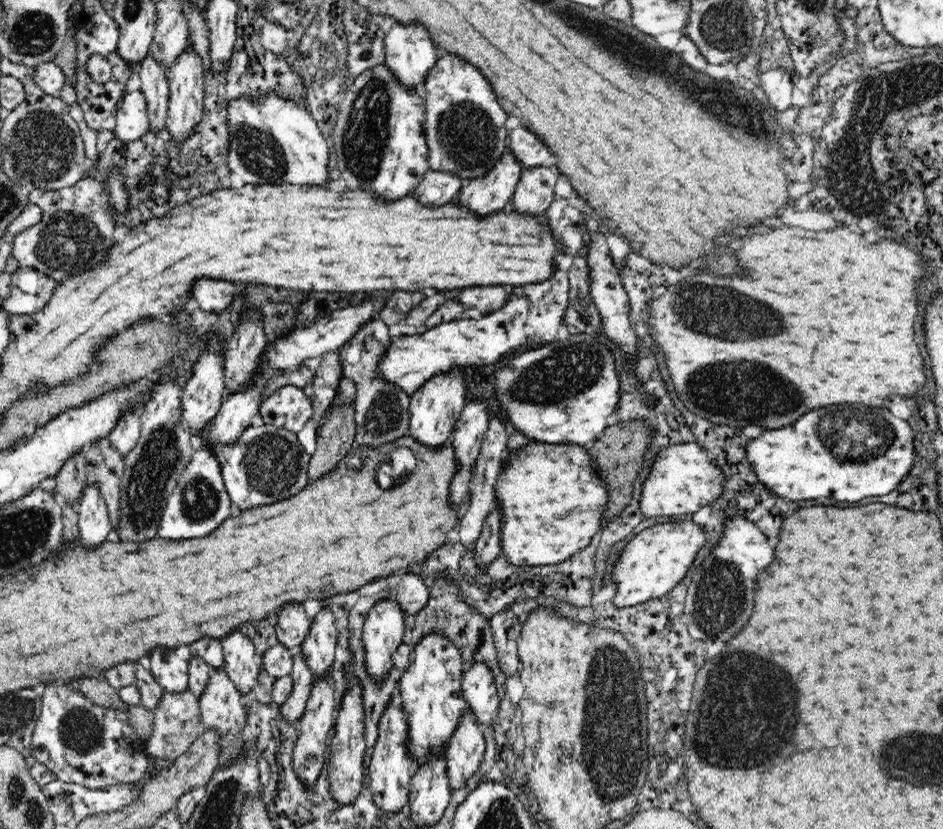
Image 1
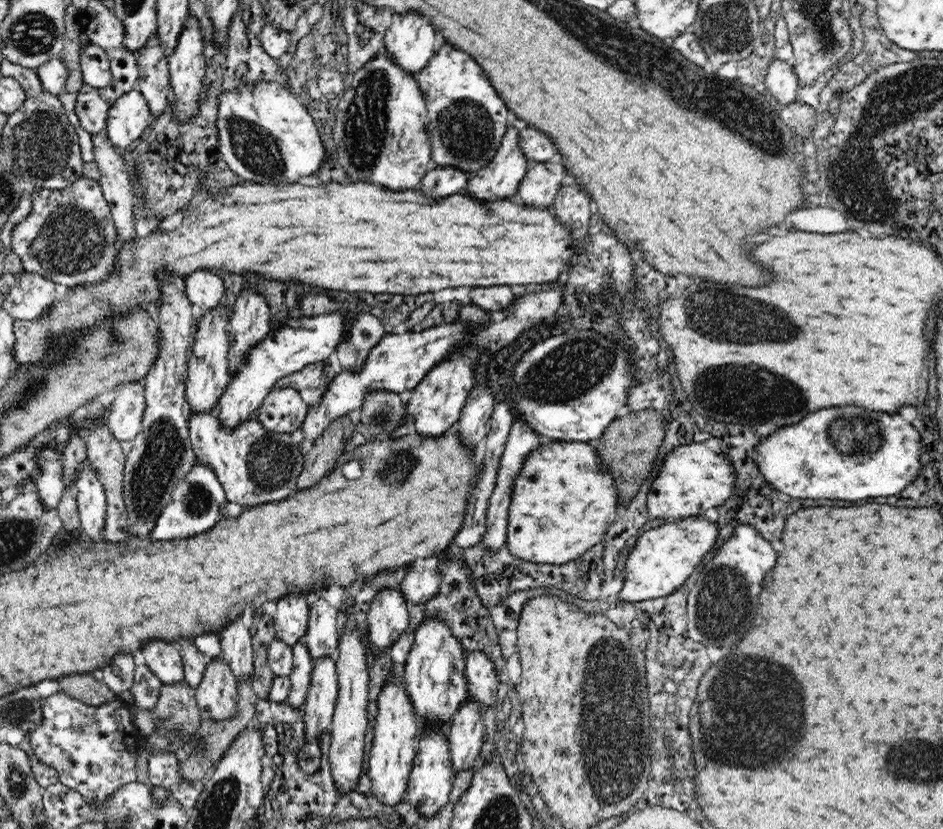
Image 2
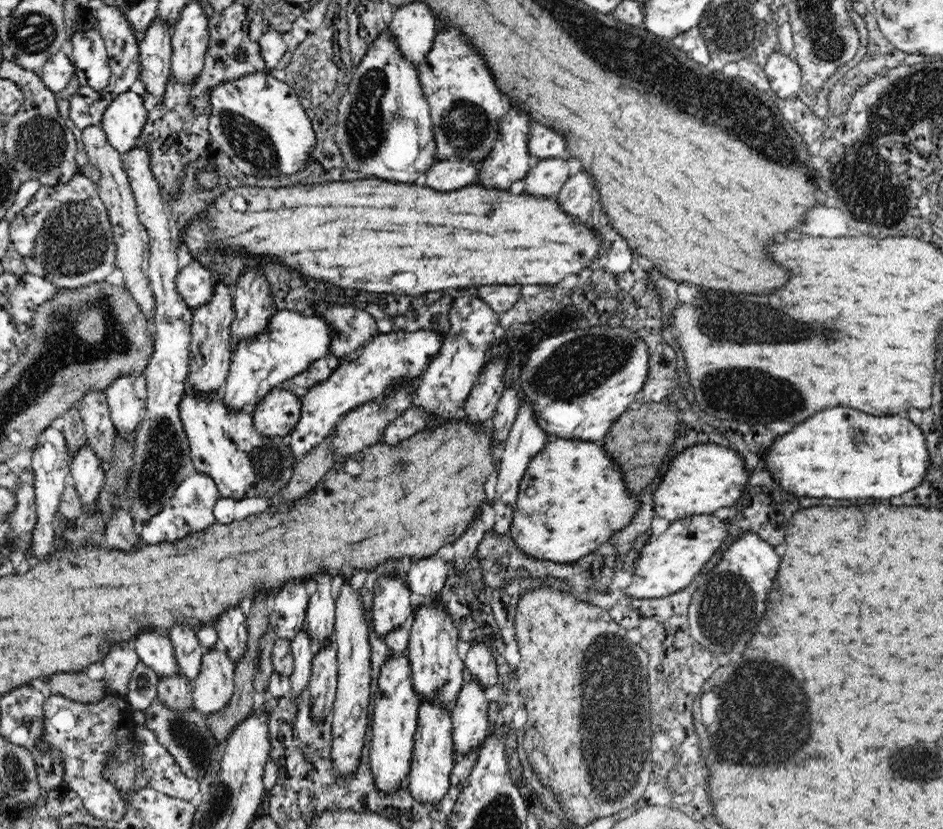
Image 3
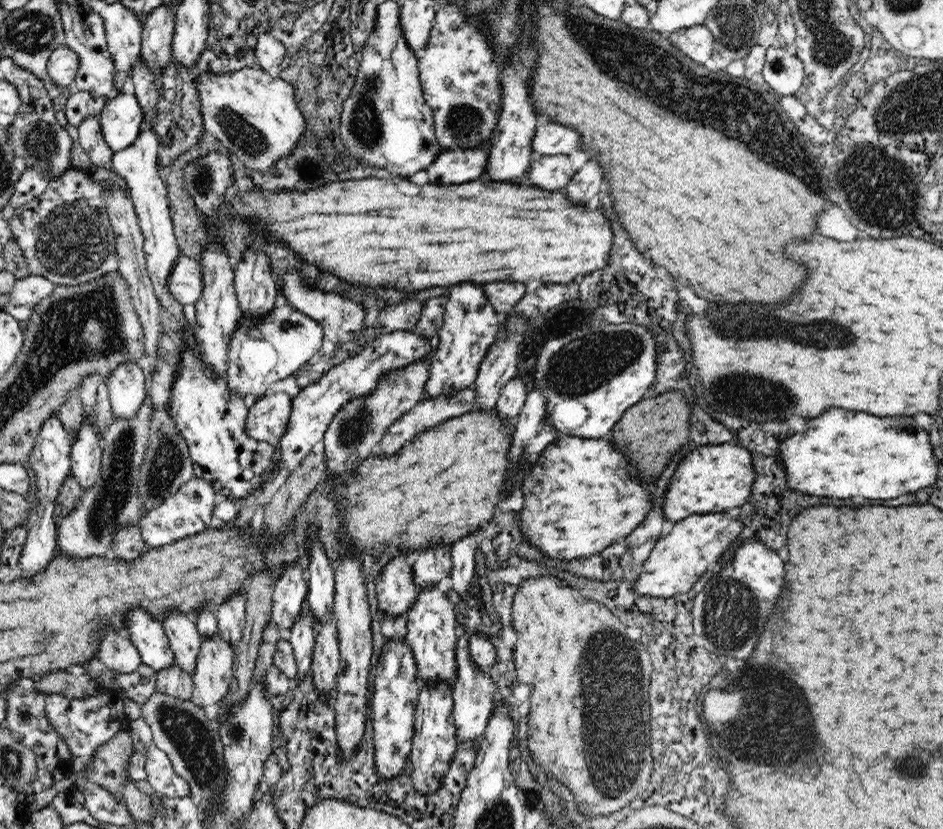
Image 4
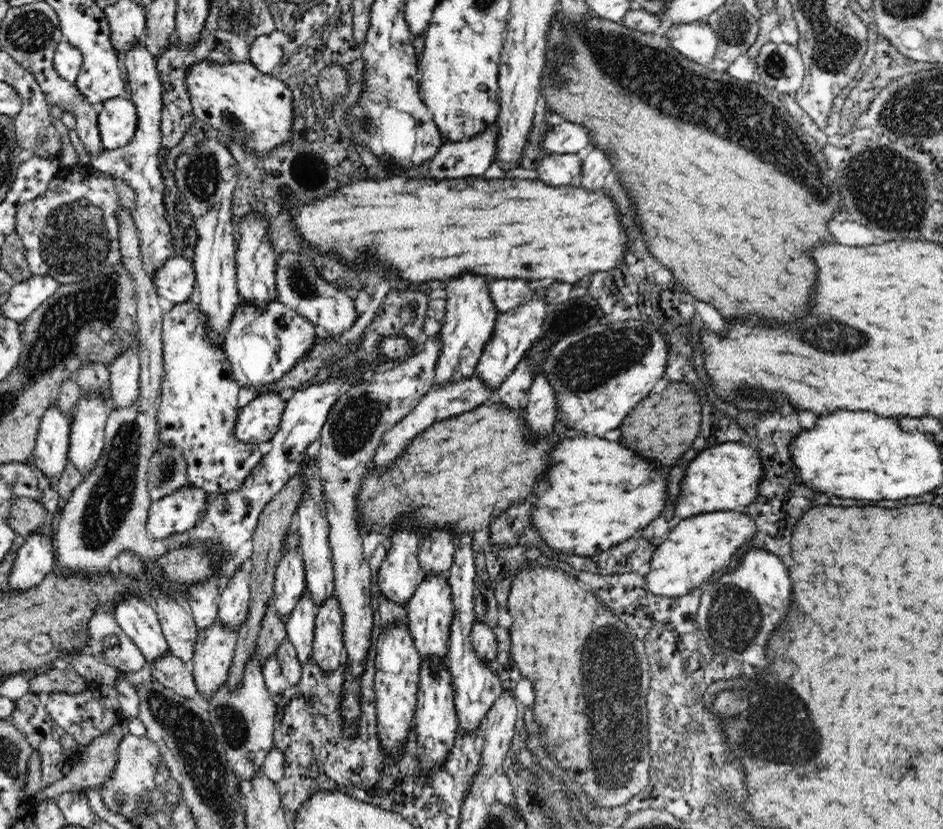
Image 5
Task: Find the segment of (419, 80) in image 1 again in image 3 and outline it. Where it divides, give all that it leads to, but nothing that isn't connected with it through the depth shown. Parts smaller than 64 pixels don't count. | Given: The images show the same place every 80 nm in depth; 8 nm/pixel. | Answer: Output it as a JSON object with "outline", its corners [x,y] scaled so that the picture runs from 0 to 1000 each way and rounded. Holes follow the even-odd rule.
{"outline":[[[437,2],[437,5],[426,7],[426,12],[422,12],[422,10],[419,12],[418,21],[411,27],[410,36],[418,43],[426,66],[442,81],[460,55],[460,48],[464,43],[462,27],[464,24],[452,2]]]}

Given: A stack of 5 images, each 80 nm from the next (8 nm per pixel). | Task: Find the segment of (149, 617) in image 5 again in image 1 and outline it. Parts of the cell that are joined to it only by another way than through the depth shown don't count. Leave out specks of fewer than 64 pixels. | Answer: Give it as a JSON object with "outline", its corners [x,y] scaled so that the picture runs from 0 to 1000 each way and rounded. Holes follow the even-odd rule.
{"outline":[[[174,780],[161,783],[158,794],[159,809],[174,832],[190,836],[200,830],[200,797],[191,795],[185,784]]]}

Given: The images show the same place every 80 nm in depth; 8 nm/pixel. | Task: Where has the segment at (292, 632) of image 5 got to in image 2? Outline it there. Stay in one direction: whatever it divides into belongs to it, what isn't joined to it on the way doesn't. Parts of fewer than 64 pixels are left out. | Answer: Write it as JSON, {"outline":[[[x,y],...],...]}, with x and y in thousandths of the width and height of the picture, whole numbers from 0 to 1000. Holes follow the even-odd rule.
{"outline":[[[316,773],[311,779],[311,807],[305,815],[309,820],[309,832],[305,842],[303,842],[303,848],[305,848],[308,853],[315,855],[323,847],[330,824],[332,803],[333,799],[331,799],[329,788],[327,788],[327,780]]]}

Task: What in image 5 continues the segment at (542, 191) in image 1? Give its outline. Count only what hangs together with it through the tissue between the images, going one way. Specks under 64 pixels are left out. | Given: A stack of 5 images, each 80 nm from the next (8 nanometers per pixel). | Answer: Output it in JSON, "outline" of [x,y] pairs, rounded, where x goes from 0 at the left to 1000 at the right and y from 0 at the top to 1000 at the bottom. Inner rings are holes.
{"outline":[[[611,185],[580,186],[571,193],[568,207],[571,216],[583,224],[600,224],[613,216],[617,205],[617,195]]]}

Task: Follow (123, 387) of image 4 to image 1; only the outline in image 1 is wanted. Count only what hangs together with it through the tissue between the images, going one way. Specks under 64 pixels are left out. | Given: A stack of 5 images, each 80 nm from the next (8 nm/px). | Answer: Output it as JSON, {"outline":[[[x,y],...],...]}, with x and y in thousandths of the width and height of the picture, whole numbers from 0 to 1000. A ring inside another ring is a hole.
{"outline":[[[142,491],[133,497],[131,503],[120,514],[119,521],[113,526],[117,534],[126,548],[134,552],[134,548],[144,538],[150,525],[150,507],[152,491]]]}

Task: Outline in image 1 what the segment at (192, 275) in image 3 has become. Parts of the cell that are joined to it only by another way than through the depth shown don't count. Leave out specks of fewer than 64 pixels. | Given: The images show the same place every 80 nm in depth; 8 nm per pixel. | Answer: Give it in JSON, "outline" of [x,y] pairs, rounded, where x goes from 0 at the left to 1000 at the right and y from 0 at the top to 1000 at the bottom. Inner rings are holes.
{"outline":[[[212,335],[205,343],[206,362],[218,376],[233,379],[253,353],[252,344],[239,338]]]}

